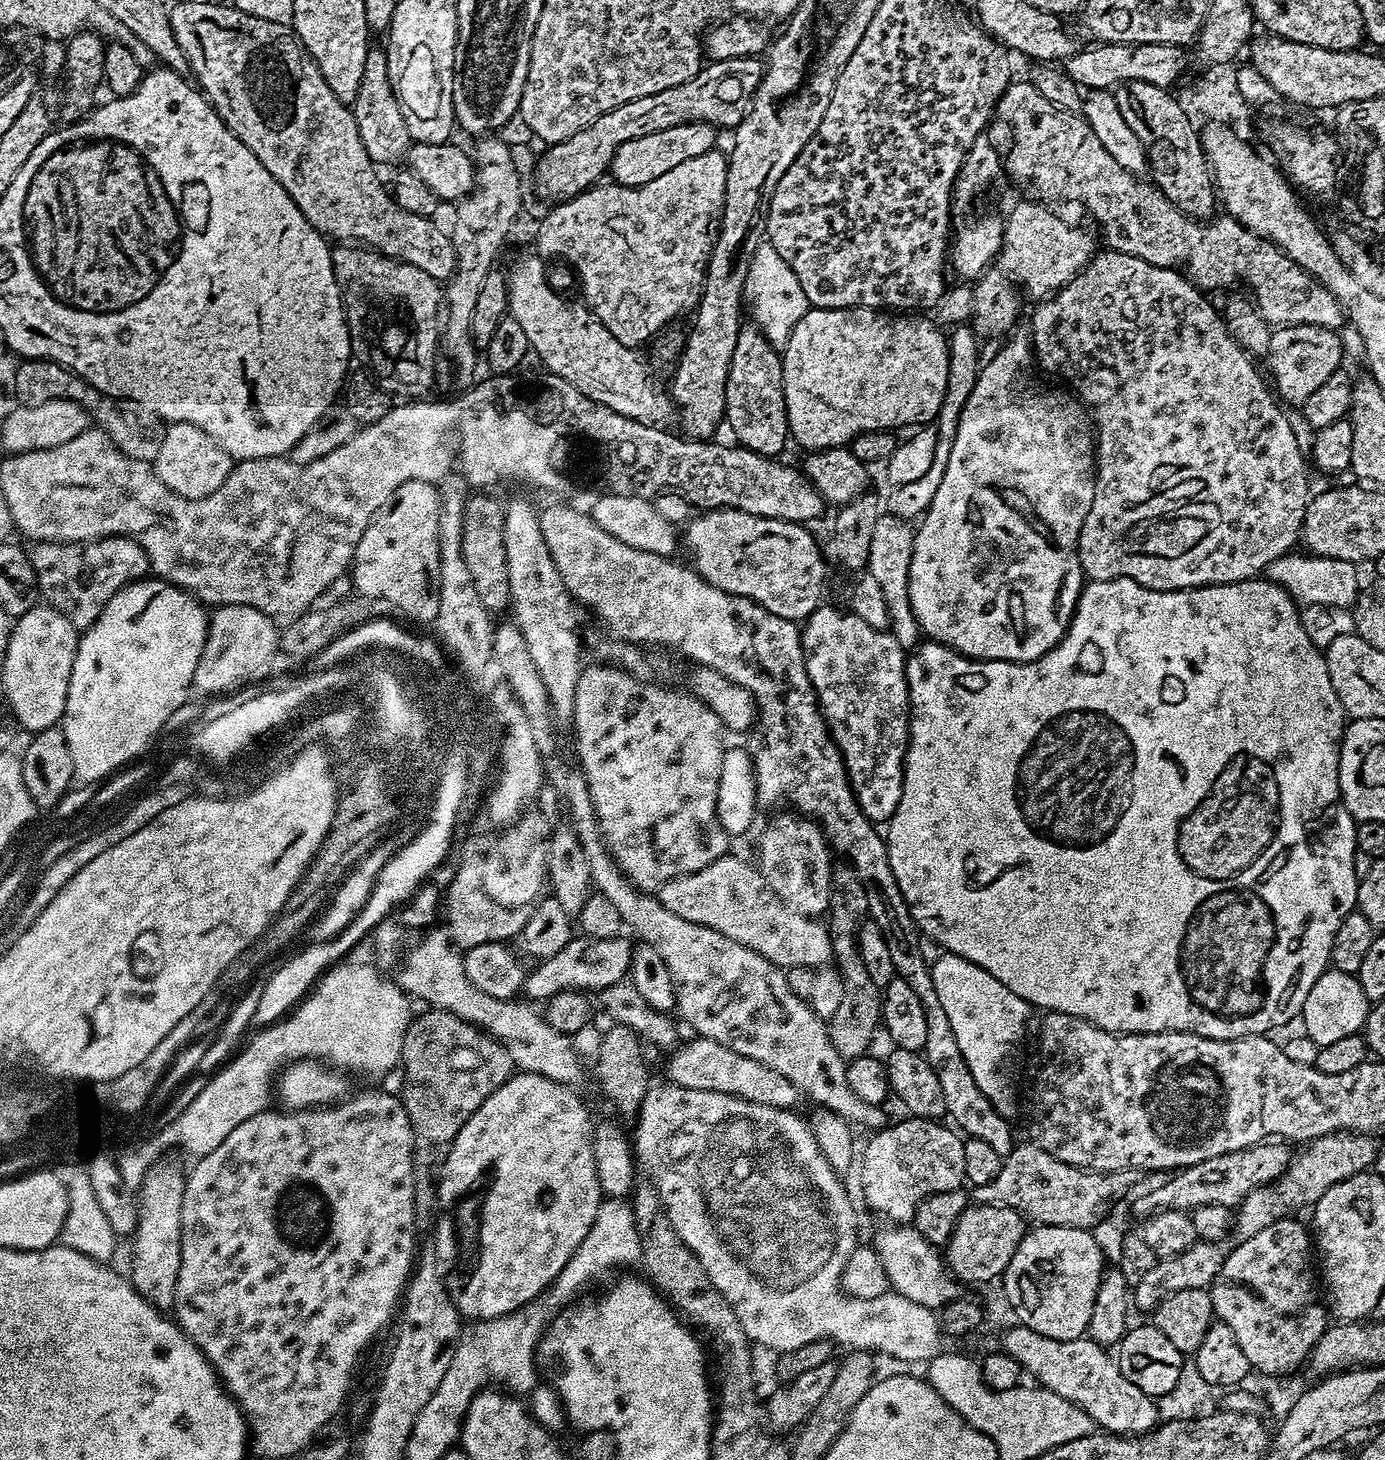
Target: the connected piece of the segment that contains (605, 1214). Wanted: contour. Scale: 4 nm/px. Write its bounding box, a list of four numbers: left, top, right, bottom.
[554,1198,640,1296]

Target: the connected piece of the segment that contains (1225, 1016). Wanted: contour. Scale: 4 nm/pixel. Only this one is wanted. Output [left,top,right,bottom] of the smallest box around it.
[886,578,1357,1040]

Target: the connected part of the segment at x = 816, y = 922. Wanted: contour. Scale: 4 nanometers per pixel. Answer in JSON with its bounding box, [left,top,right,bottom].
[658,855,833,969]

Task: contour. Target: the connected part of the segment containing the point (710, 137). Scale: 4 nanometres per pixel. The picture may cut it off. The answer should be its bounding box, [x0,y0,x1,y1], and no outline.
[610,120,717,188]

